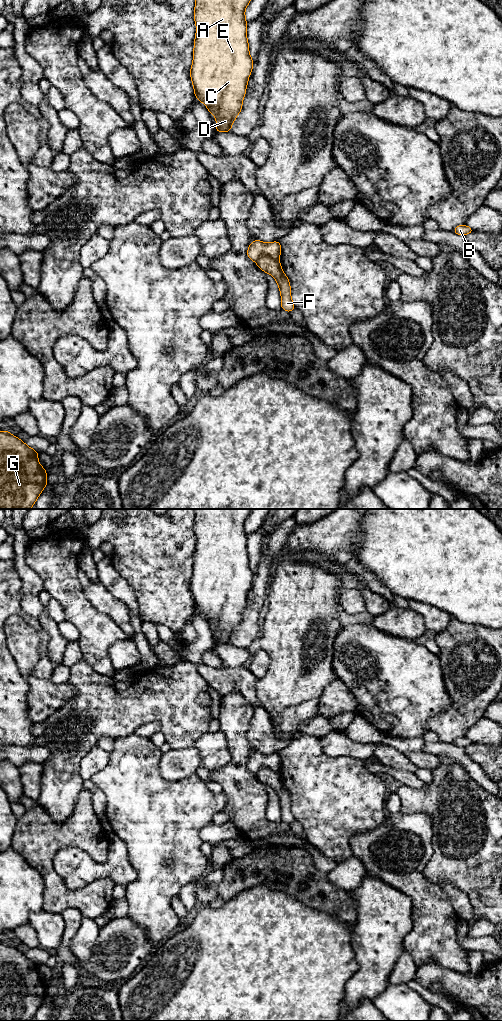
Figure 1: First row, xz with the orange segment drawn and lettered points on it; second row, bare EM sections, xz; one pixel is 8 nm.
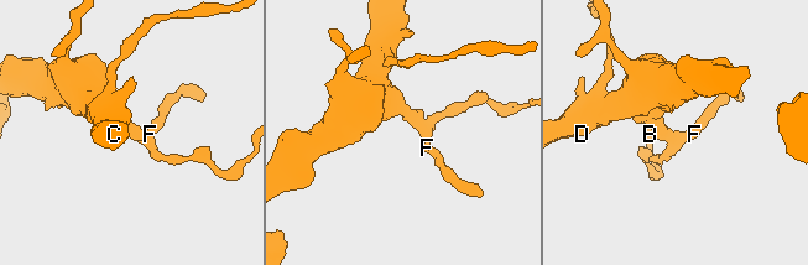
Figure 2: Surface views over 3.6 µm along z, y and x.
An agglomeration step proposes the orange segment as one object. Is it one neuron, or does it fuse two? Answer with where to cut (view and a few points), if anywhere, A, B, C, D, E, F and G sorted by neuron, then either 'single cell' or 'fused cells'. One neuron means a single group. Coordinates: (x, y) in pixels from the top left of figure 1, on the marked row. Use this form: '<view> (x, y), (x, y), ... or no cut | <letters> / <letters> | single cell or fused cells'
xz (278, 258), (263, 256), (255, 261) | A C D E G / B F | fused cells

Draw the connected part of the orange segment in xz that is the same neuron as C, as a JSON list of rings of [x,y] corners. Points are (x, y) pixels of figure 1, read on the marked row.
[[[195,0],[196,36],[190,76],[194,95],[216,117],[216,132],[230,132],[242,110],[254,61],[249,54],[245,8],[251,0]]]

